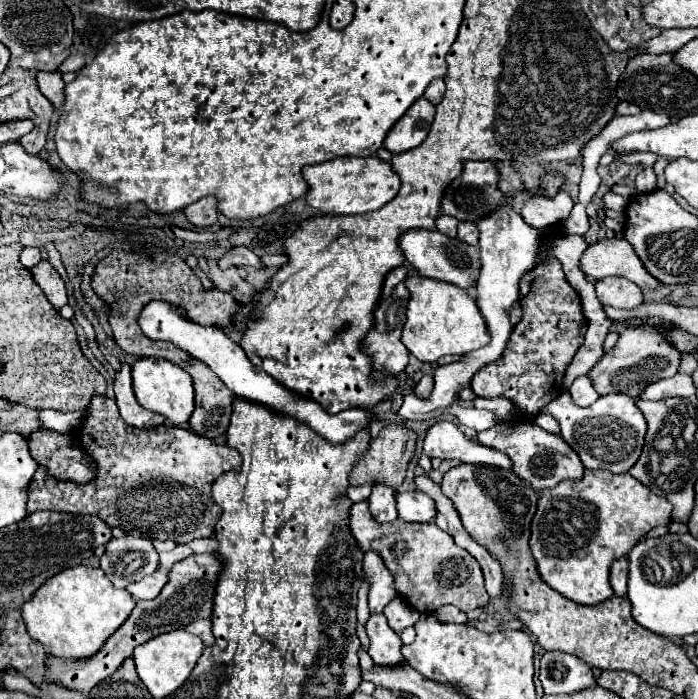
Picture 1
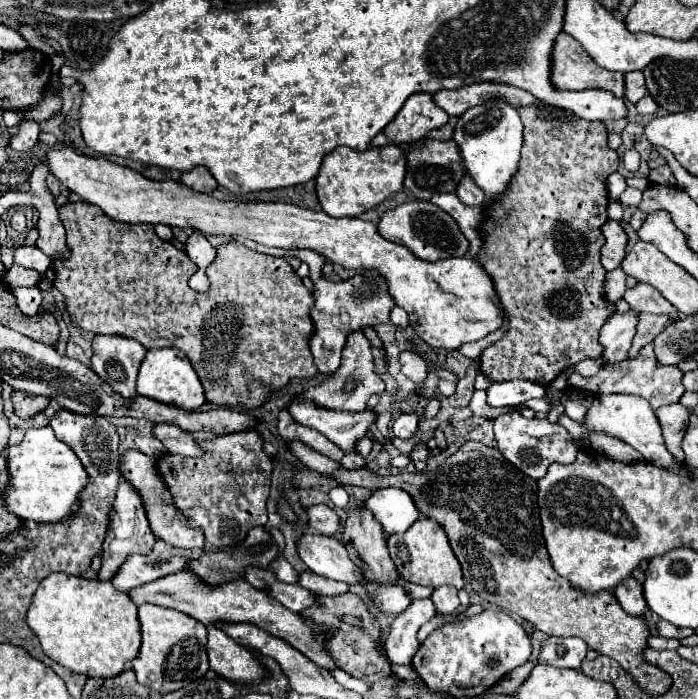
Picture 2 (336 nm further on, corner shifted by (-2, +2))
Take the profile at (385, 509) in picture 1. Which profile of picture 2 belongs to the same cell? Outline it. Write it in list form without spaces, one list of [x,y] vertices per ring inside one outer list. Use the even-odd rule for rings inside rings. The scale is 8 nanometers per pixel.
[[[397,577],[395,579],[395,583],[397,585],[401,585],[407,593],[409,593],[409,597],[411,599],[423,599],[423,597],[431,597],[431,593],[433,593],[433,589],[427,589],[427,587],[421,587],[421,585],[415,585],[415,583],[409,583],[409,581],[405,581],[403,577]]]

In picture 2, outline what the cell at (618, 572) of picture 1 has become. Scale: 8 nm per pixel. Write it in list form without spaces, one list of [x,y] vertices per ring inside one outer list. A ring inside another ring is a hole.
[[[627,577],[625,581],[621,581],[615,589],[615,597],[621,603],[621,607],[631,613],[631,615],[639,615],[643,617],[647,611],[647,603],[643,601],[643,591],[641,591],[641,583],[633,577]]]

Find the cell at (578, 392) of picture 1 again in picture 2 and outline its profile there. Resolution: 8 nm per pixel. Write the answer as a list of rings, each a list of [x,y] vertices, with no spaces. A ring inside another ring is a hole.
[[[629,311],[627,315],[611,315],[599,333],[599,343],[603,347],[601,359],[603,365],[615,365],[627,359],[631,349],[631,339],[637,327],[637,313]]]

